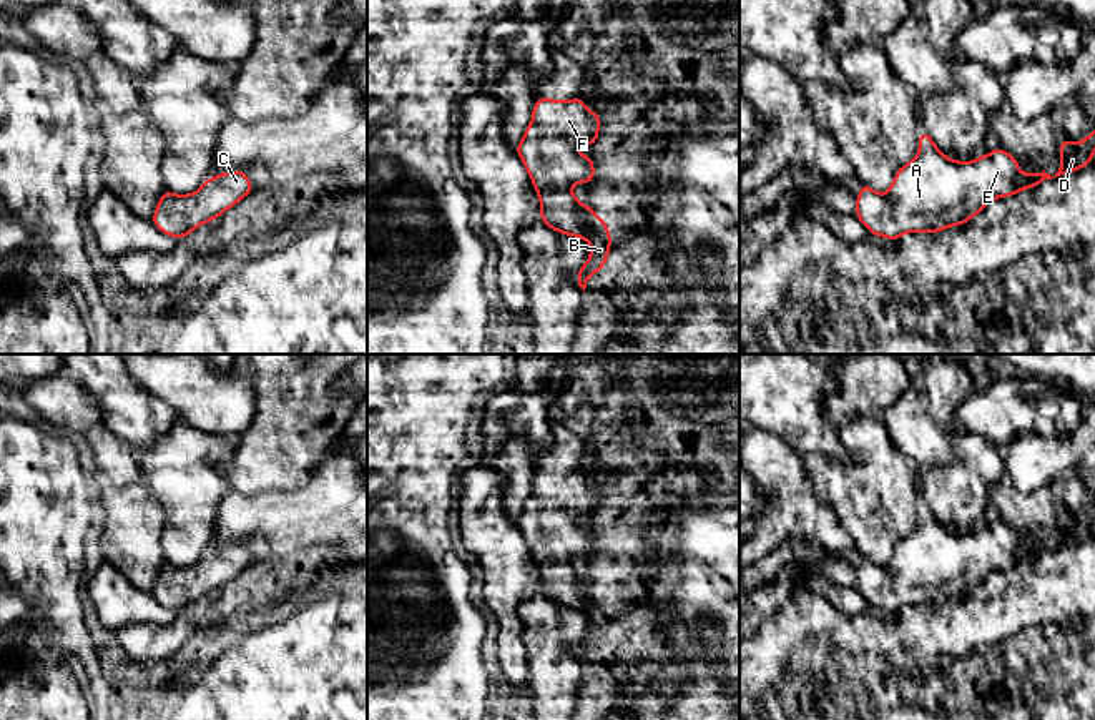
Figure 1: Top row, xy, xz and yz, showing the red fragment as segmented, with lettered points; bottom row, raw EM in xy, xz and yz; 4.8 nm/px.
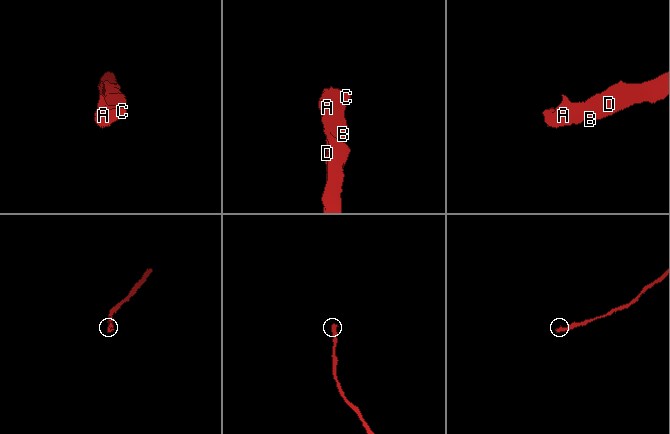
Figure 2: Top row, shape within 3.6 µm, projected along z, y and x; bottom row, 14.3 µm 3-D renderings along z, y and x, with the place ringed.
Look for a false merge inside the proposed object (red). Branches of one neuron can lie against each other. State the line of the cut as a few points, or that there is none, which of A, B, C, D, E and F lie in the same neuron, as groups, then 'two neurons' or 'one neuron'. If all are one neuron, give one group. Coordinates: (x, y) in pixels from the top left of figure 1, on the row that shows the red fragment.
no cut; A B C D E F; one neuron

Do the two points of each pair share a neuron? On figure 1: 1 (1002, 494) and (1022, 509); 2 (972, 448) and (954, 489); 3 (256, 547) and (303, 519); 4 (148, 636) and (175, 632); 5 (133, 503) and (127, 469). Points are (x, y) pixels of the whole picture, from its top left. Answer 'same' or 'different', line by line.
1: same
2: same
3: different
4: same
5: different

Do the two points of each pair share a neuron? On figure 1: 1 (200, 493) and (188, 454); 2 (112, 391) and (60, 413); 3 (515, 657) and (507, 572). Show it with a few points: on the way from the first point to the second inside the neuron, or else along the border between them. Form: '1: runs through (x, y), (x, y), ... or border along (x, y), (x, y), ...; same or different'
1: runs through (190, 483), (188, 464); same
2: border along (77, 379), (98, 404), (107, 428); different
3: runs through (509, 636), (507, 594); same

